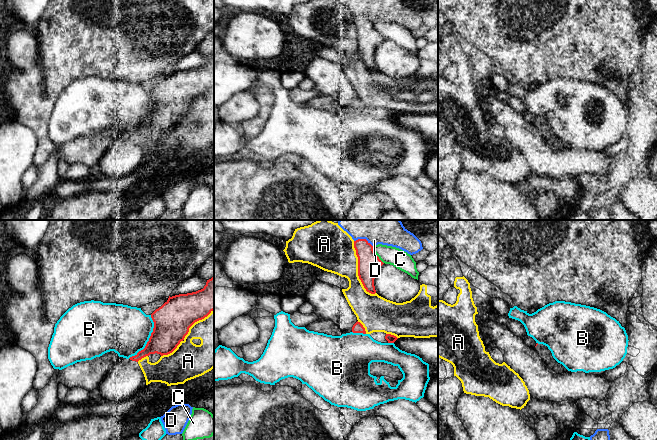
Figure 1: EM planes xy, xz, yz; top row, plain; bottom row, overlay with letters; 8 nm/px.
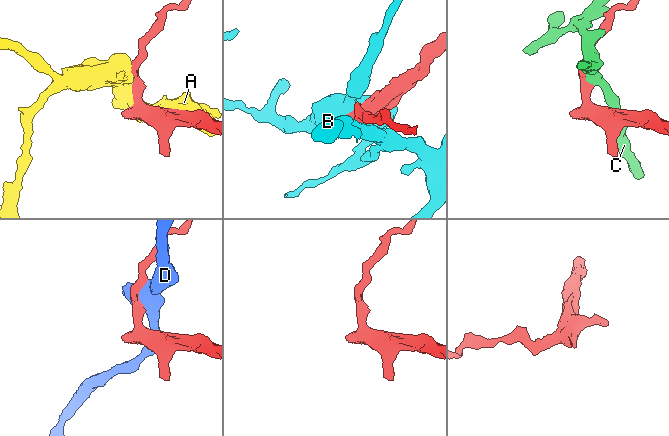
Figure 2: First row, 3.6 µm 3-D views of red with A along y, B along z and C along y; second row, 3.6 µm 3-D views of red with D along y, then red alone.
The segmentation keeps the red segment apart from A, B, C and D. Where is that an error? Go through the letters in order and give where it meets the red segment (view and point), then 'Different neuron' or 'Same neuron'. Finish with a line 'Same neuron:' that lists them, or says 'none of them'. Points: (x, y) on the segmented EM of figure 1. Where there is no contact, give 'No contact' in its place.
A: Touches red at xy (187, 333). Different neuron
B: Touches red at xy (149, 339). Different neuron
C: Touches red at xz (376, 255). Different neuron
D: Touches red at xz (363, 239). Different neuron
Same neuron: none of them

